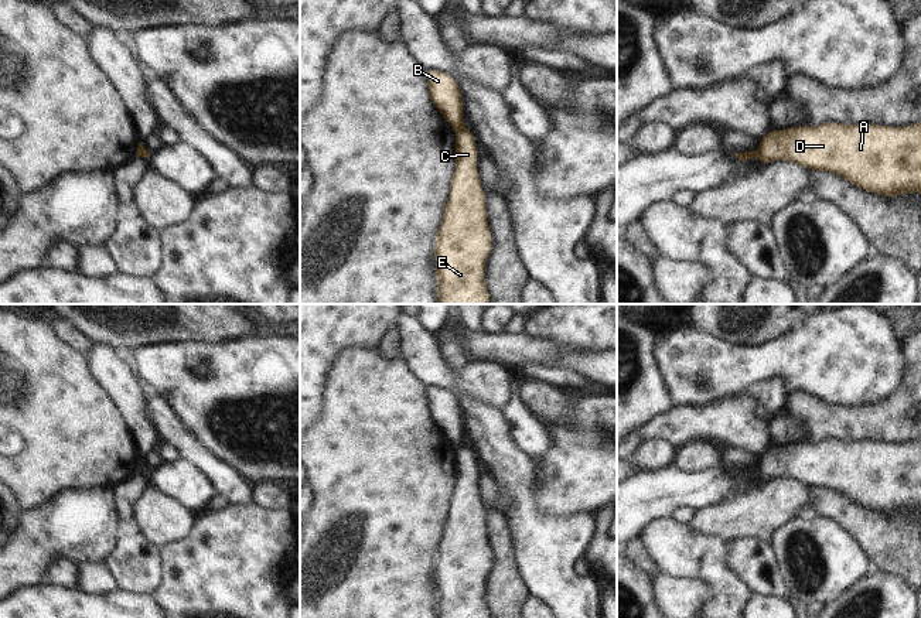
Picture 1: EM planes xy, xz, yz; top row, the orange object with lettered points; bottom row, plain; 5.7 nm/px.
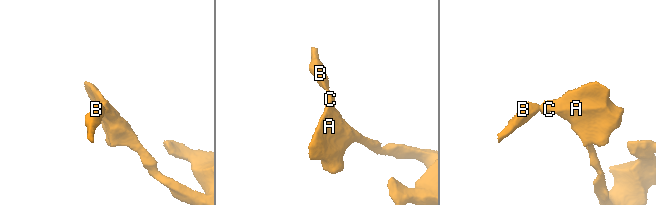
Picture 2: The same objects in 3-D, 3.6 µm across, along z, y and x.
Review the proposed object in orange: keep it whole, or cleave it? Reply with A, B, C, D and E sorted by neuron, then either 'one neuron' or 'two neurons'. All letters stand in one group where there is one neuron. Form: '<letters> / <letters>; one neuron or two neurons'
A C D E / B; two neurons

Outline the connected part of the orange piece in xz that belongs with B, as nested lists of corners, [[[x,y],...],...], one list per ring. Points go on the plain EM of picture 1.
[[[426,387],[427,409],[431,419],[456,447],[464,444],[463,414],[457,397],[443,387]]]

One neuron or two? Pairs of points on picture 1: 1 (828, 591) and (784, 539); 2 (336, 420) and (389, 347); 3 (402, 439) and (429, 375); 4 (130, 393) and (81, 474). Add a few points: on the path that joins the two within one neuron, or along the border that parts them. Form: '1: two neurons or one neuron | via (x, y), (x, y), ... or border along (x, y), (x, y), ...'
1: one neuron | via (826, 570), (821, 547), (805, 532)
2: two neurons | border along (375, 345), (384, 358), (399, 355)
3: two neurons | border along (403, 359), (406, 366), (426, 386)
4: two neurons | border along (99, 385), (113, 403), (135, 441)

